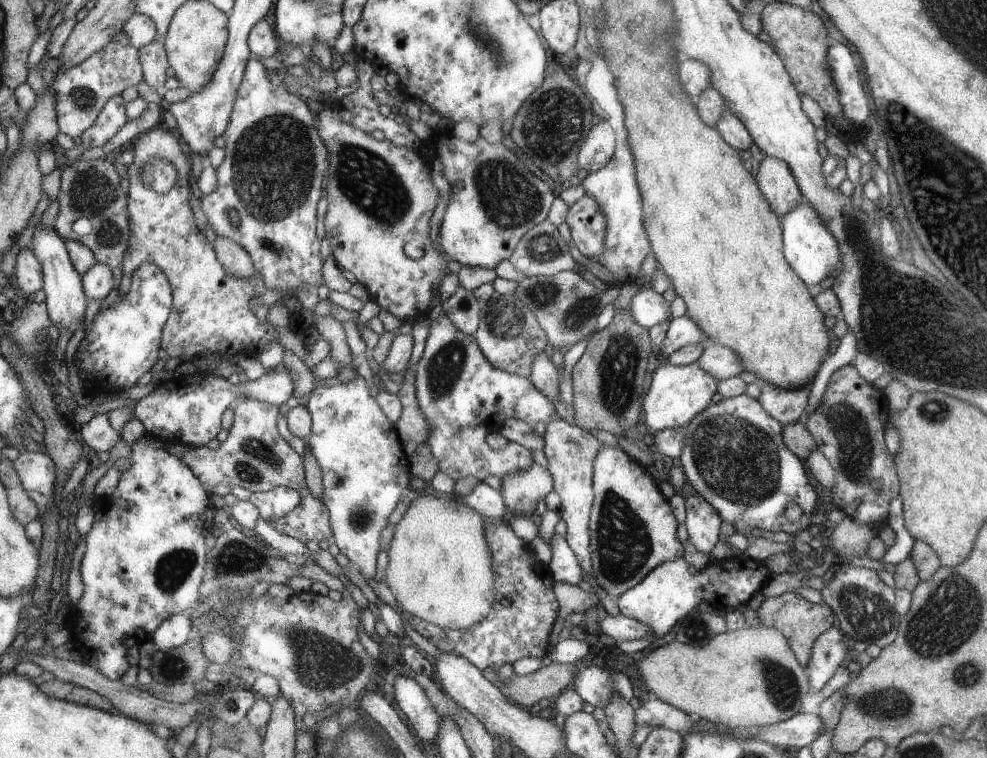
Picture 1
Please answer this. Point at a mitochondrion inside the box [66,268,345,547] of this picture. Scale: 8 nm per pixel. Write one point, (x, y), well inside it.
(260, 459)

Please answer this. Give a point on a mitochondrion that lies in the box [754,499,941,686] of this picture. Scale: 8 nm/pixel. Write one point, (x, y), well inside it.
(867, 614)

